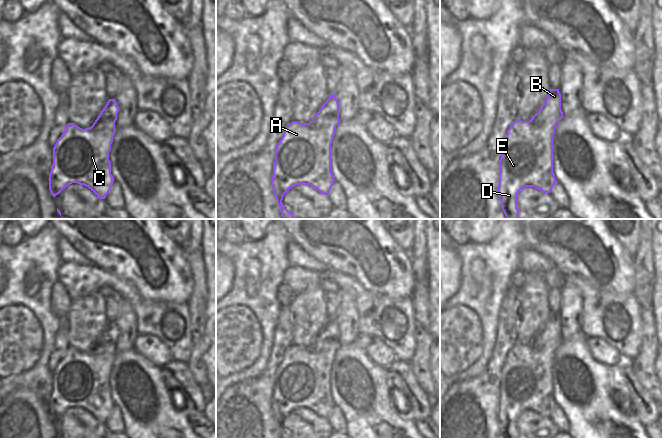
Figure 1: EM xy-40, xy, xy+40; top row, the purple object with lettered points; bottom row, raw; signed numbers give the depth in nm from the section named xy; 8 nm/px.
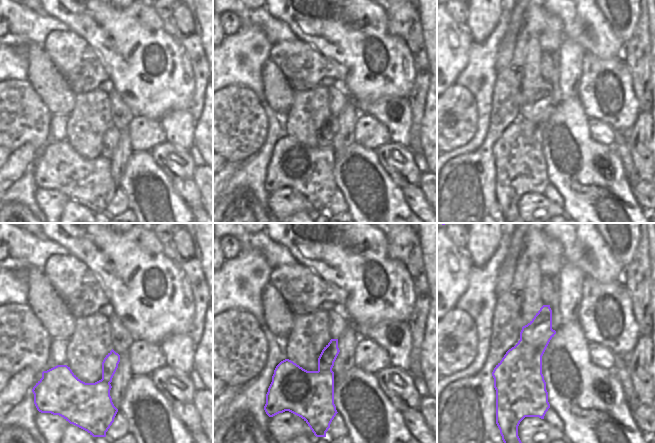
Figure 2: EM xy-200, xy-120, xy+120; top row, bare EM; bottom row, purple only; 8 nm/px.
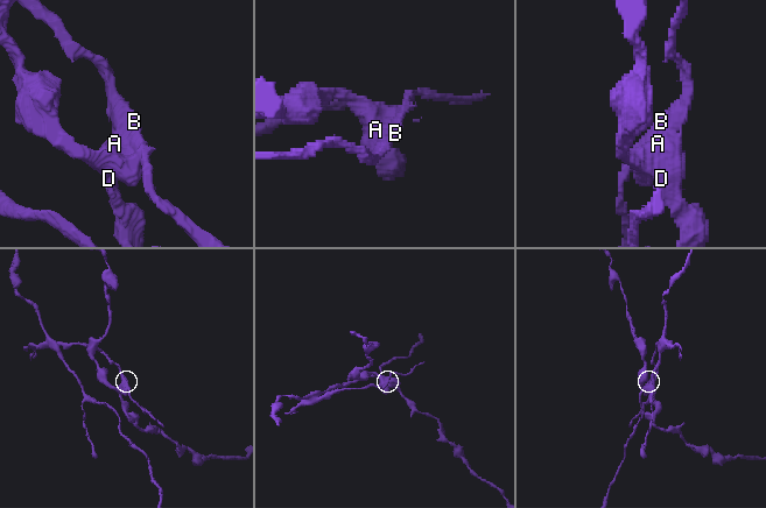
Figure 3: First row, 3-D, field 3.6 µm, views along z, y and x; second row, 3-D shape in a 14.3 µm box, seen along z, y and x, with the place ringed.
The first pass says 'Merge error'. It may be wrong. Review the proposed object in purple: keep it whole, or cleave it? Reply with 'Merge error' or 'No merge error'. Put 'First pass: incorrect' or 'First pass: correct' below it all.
Merge error.
First pass: correct

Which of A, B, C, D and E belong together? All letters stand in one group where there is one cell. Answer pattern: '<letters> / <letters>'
A C D E / B

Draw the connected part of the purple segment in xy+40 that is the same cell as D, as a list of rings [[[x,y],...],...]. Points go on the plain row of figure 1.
[[[513,345],[501,370],[499,384],[499,408],[497,418],[504,438],[519,438],[517,418],[524,411],[534,411],[544,417],[550,417],[557,406],[553,396],[553,360],[555,345],[536,349],[532,345]]]

